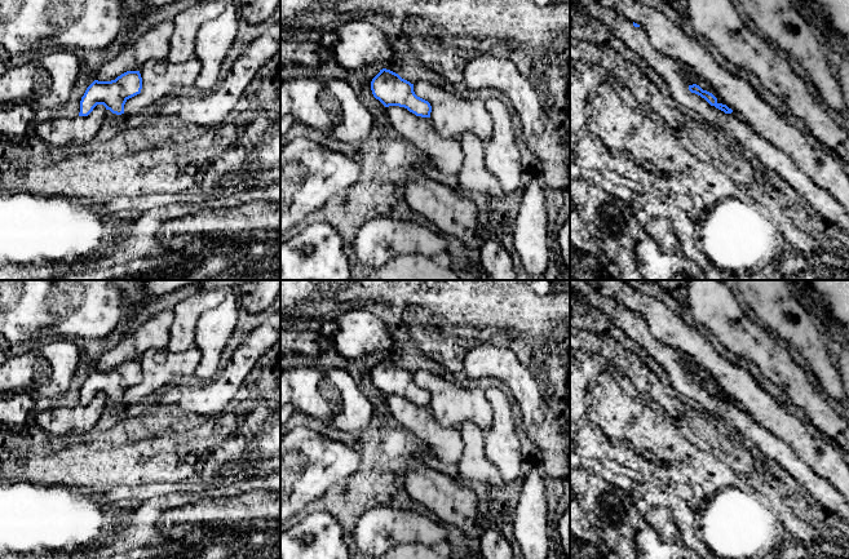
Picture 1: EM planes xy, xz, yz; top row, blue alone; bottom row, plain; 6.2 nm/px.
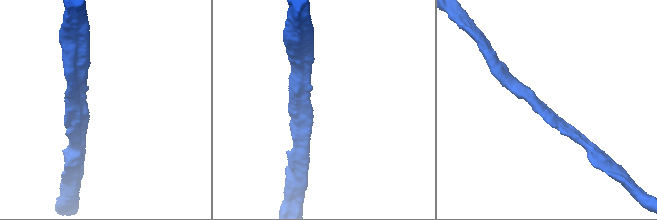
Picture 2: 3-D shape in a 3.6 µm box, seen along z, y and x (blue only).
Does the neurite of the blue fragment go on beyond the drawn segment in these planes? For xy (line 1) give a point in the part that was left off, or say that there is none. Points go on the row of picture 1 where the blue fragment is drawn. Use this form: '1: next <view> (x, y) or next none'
1: next none

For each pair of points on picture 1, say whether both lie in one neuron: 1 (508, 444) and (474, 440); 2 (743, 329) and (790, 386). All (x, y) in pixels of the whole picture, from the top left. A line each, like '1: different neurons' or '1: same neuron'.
1: different neurons
2: same neuron

